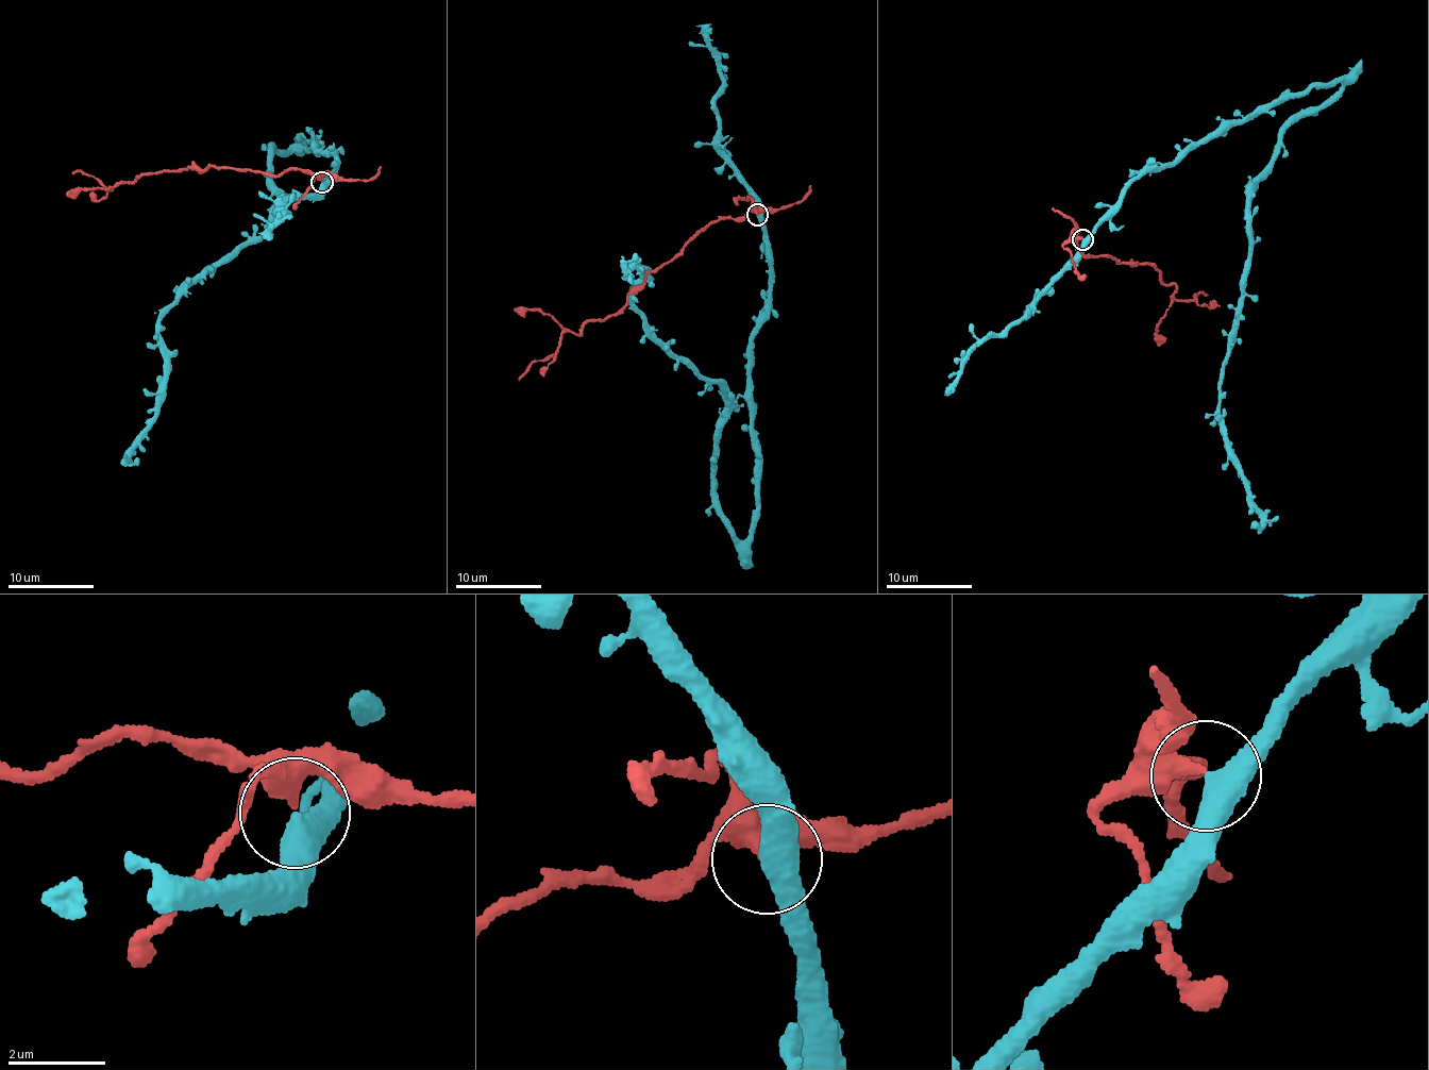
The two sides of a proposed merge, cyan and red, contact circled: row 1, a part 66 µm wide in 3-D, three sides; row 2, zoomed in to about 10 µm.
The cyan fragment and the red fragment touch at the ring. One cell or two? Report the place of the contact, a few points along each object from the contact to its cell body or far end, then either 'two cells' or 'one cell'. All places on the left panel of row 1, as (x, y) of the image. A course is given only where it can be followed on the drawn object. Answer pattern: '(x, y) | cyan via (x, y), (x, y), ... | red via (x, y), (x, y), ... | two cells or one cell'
(321, 182) | cyan via (321, 182), (335, 163), (315, 145), (269, 152), (274, 223), (160, 322), (163, 390), (128, 455), (137, 457) | red via (321, 181), (302, 170), (266, 173), (209, 165), (203, 170), (149, 172), (112, 190), (78, 171), (72, 174) | two cells

